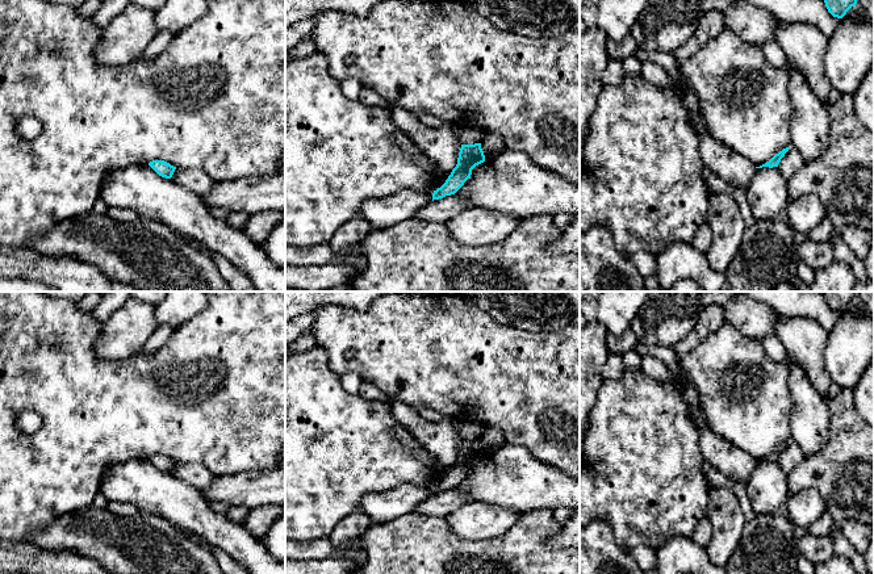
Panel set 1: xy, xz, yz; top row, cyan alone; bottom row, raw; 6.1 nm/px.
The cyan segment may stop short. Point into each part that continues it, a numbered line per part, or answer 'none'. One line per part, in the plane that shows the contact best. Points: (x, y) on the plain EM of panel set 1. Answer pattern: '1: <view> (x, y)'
none

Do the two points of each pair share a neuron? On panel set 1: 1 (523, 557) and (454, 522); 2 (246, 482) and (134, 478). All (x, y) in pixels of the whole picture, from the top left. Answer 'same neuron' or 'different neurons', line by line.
1: different neurons
2: different neurons

